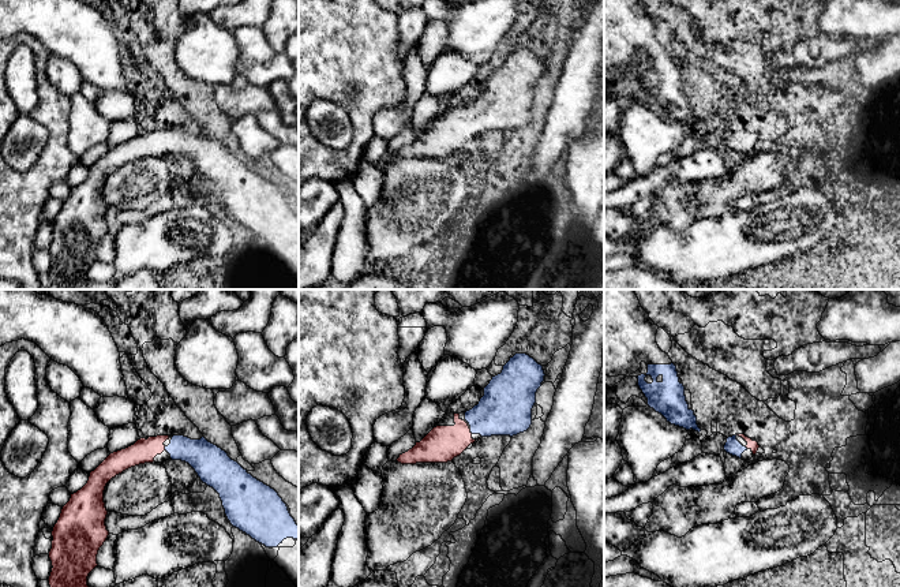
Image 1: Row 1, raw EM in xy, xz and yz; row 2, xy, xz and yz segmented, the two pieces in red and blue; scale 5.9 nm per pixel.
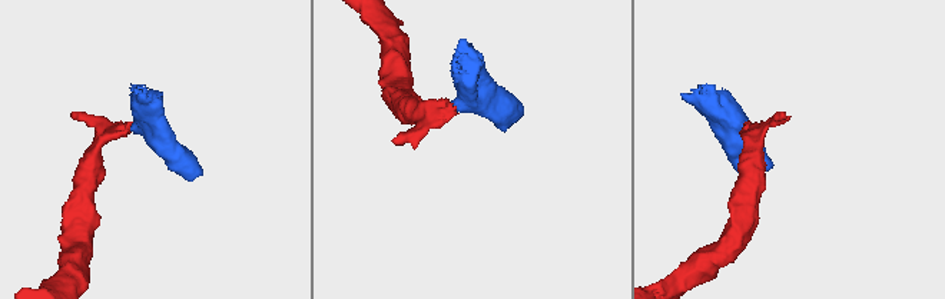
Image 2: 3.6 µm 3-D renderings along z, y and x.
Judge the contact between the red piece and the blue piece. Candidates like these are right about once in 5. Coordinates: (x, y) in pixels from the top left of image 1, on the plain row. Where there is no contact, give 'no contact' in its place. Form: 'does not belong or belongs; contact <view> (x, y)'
belongs; contact xz (469, 126)

